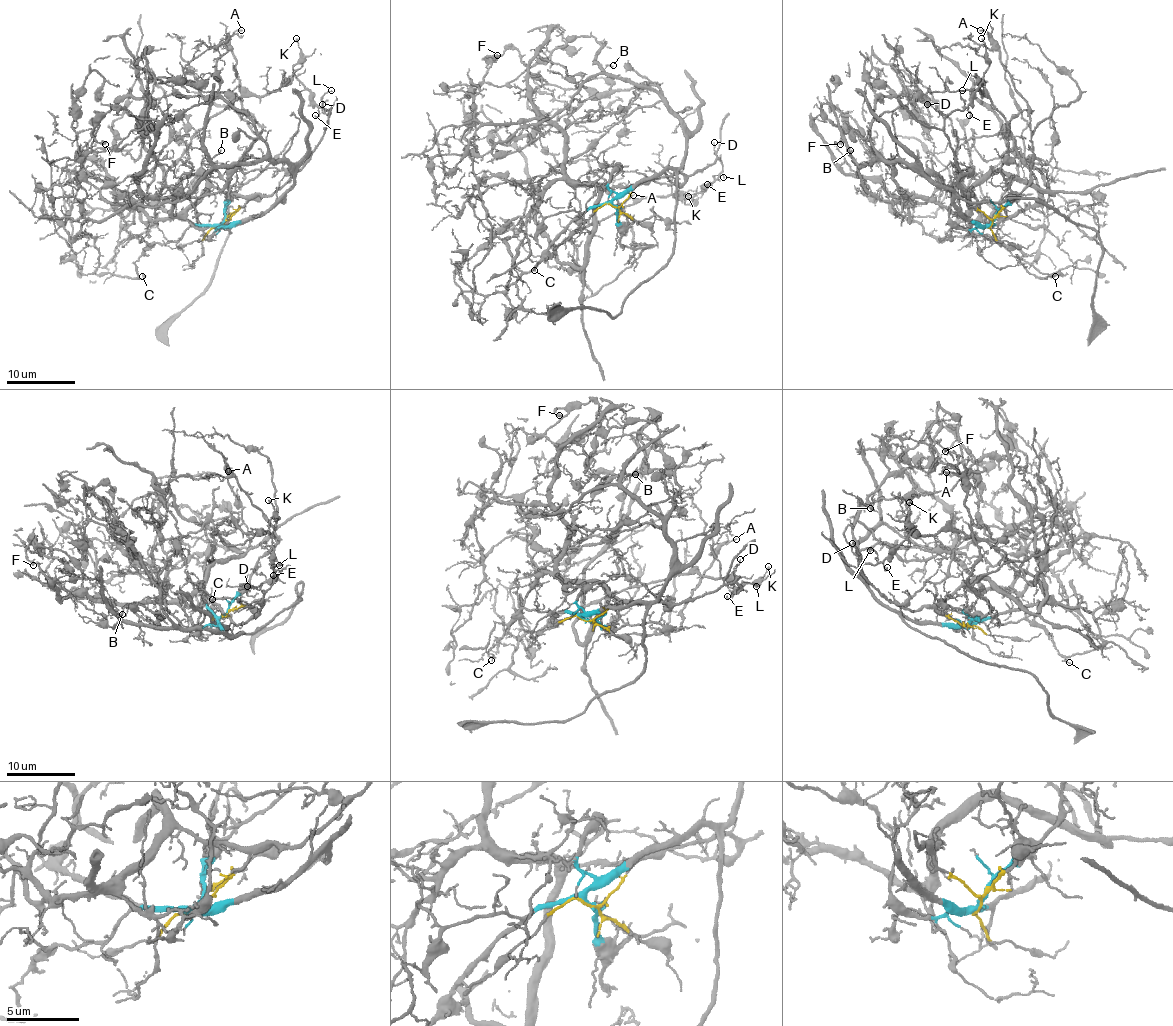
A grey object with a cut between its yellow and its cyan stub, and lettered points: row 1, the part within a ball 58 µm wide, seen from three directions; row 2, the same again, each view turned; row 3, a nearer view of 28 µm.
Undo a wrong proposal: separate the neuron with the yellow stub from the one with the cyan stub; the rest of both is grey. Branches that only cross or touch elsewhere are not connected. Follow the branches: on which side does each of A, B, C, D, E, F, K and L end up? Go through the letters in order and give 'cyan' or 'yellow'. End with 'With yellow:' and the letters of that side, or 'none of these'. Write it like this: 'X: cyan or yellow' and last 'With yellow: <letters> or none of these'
A: cyan
B: cyan
C: cyan
D: yellow
E: yellow
F: cyan
K: yellow
L: yellow
With yellow: D, E, K, L

